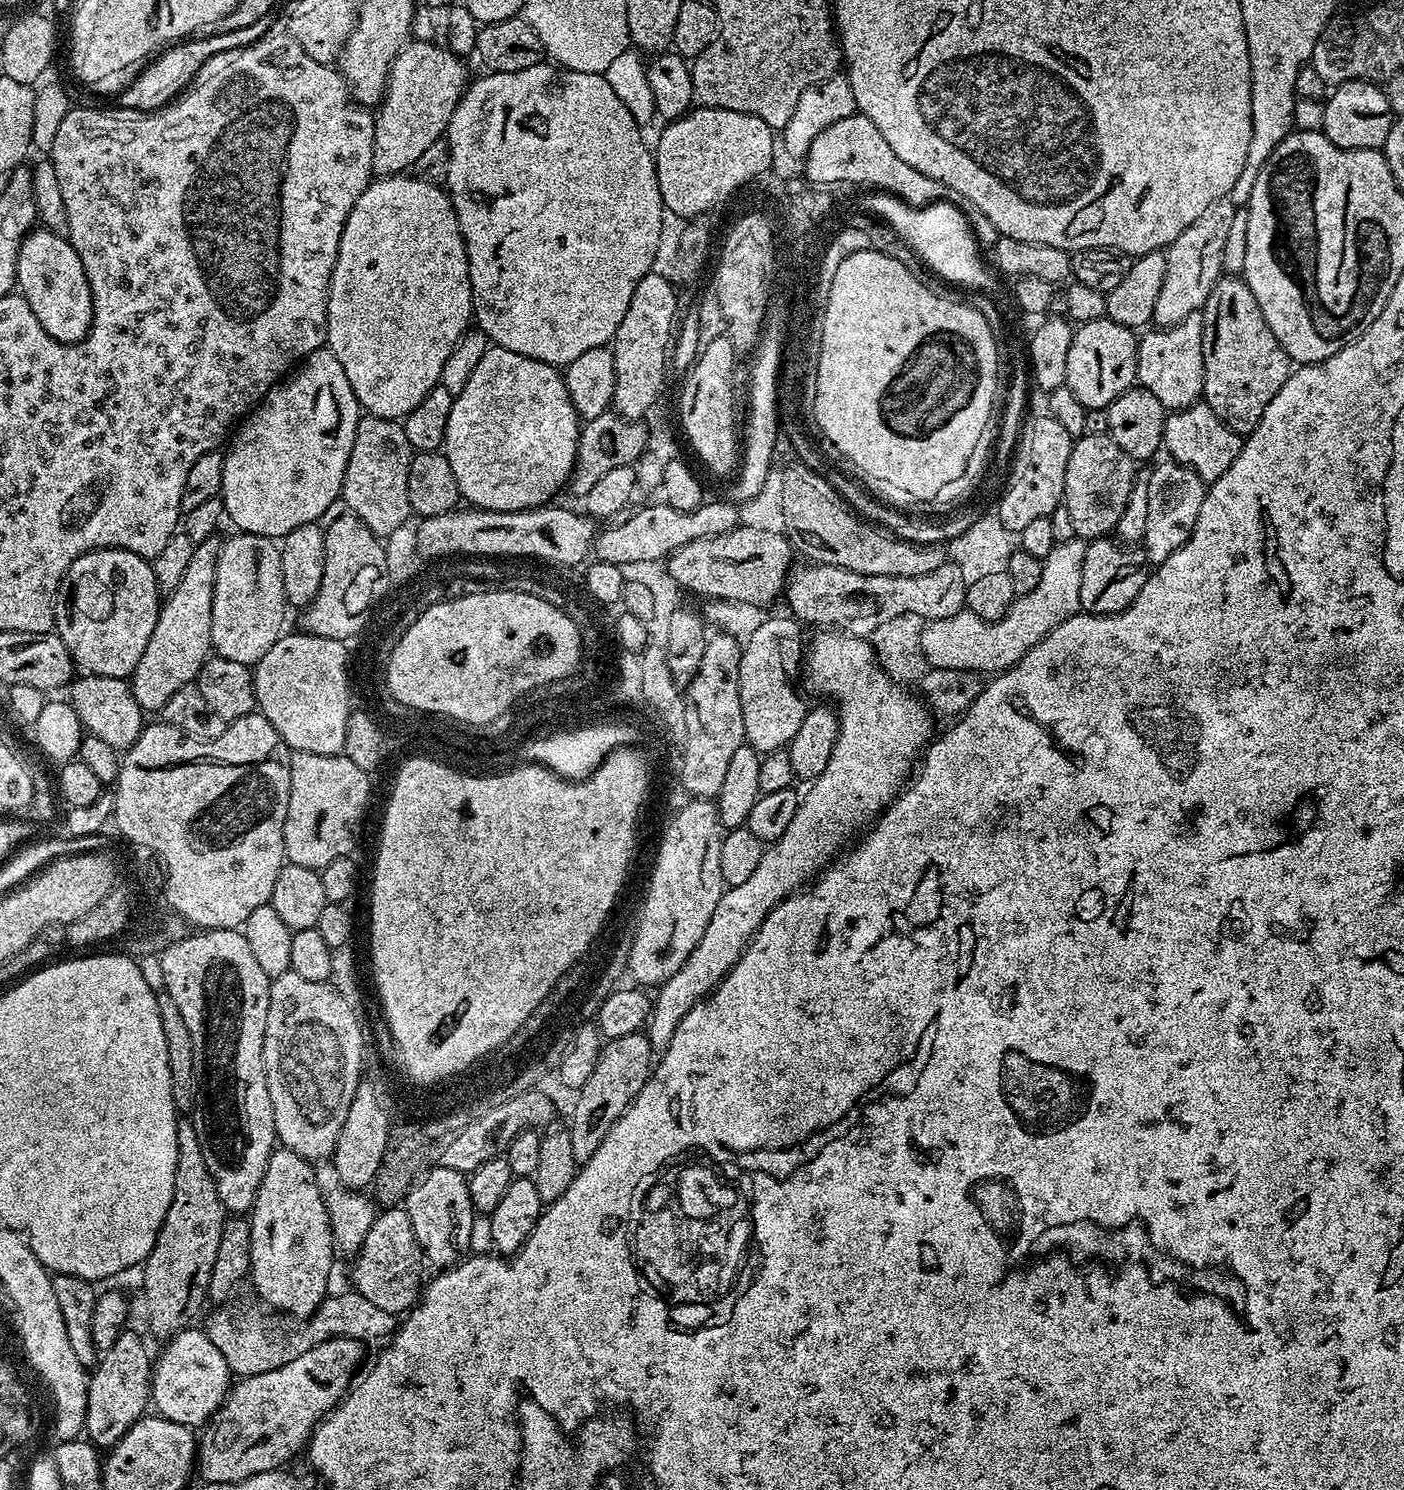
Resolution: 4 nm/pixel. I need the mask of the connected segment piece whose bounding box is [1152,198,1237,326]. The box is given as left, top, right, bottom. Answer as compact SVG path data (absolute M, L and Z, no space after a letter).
M1231 199L1215 200L1197 220L1166 249L1166 278L1162 278L1162 291L1154 305L1152 324L1171 326L1180 324L1182 318L1201 311L1210 298L1210 290L1222 276L1222 246L1226 246L1226 234L1234 218L1237 205Z

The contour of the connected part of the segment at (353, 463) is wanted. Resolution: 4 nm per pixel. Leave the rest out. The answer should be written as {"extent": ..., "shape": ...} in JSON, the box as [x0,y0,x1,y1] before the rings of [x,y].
{"extent":[342,414,414,538],"shape":[[[367,414],[356,423],[350,458],[344,471],[342,497],[347,511],[356,516],[374,533],[387,538],[392,531],[407,525],[412,515],[408,501],[408,467],[414,449],[408,444],[400,420],[387,420]]]}

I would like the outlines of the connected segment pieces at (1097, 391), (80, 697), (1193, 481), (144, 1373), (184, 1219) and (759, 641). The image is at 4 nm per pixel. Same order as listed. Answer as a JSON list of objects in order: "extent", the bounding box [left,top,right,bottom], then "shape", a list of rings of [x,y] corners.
[{"extent":[1066,318,1137,409],"shape":[[[1105,318],[1079,325],[1072,333],[1070,354],[1066,354],[1067,388],[1084,408],[1107,409],[1137,383],[1137,347],[1137,333],[1113,320]]]},{"extent":[66,674,146,750],"shape":[[[84,674],[73,679],[66,696],[80,719],[80,727],[90,736],[103,738],[109,746],[126,750],[134,746],[138,734],[146,723],[146,713],[138,706],[132,693],[132,685],[127,679],[119,680],[109,676]]]},{"extent":[1142,458,1206,565],"shape":[[[1171,458],[1165,461],[1165,464],[1158,465],[1153,472],[1147,473],[1150,494],[1142,551],[1153,565],[1161,564],[1166,558],[1170,558],[1170,554],[1174,554],[1174,550],[1188,542],[1194,530],[1194,522],[1198,522],[1198,510],[1206,491],[1205,480],[1198,478],[1193,468],[1178,464]]]},{"extent":[84,1330,154,1450],"shape":[[[125,1330],[118,1342],[102,1353],[88,1378],[84,1432],[87,1439],[100,1450],[117,1444],[122,1434],[126,1434],[126,1430],[130,1430],[130,1426],[134,1426],[134,1422],[138,1422],[150,1408],[154,1356],[148,1353],[143,1338],[132,1331]]]},{"extent":[144,1119,226,1342],"shape":[[[191,1119],[176,1121],[178,1134],[178,1162],[174,1170],[174,1194],[170,1210],[160,1227],[158,1238],[144,1260],[144,1300],[148,1303],[148,1328],[167,1342],[183,1332],[206,1304],[210,1270],[214,1270],[214,1258],[218,1254],[218,1242],[222,1242],[226,1213],[224,1203],[214,1190],[214,1178],[206,1170],[206,1158],[202,1158],[202,1146],[198,1146],[196,1131]]]},{"extent":[738,617,808,754],"shape":[[[767,617],[758,629],[747,635],[741,647],[738,692],[744,738],[749,747],[761,754],[781,751],[787,747],[802,726],[808,709],[789,676],[799,662],[801,665],[806,644],[802,642],[801,625],[793,617],[785,617]]]}]

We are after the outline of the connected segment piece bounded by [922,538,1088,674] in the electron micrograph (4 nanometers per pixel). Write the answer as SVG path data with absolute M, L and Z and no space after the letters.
M1079 538L1056 543L1050 550L1050 554L1043 559L1042 579L1039 580L1038 586L1034 586L1030 594L1017 596L1010 610L1006 610L1006 614L1000 620L983 620L978 618L978 614L965 610L950 618L927 621L922 630L922 654L928 660L929 665L933 668L970 670L981 674L987 674L987 672L999 674L1005 672L1007 668L1013 668L1029 650L1038 646L1038 642L1042 642L1042 638L1046 638L1046 634L1050 634L1050 630L1054 630L1062 622L1066 622L1066 618L1075 616L1081 611L1079 595L1083 556L1087 548L1087 543Z

